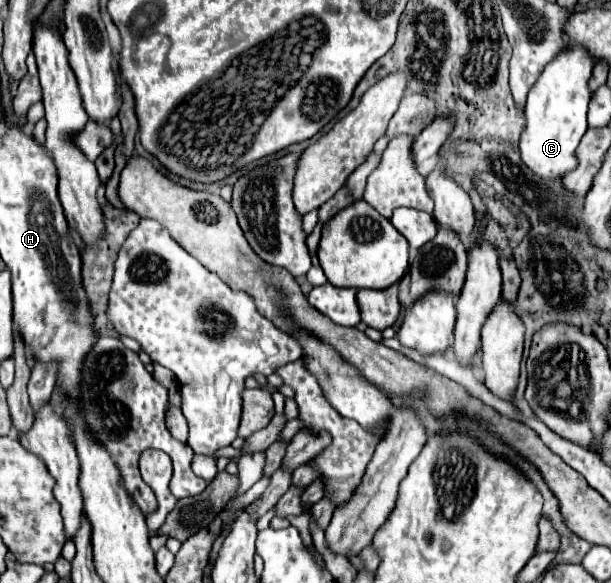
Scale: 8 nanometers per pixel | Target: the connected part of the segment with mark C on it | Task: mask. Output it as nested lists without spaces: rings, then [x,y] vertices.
[[[572,47],[572,51],[560,53],[544,67],[540,79],[528,93],[528,103],[524,109],[526,125],[520,135],[520,157],[526,167],[530,167],[532,173],[542,179],[558,181],[578,167],[576,149],[588,129],[586,111],[590,91],[586,83],[592,67],[594,61],[590,55],[582,47]]]

